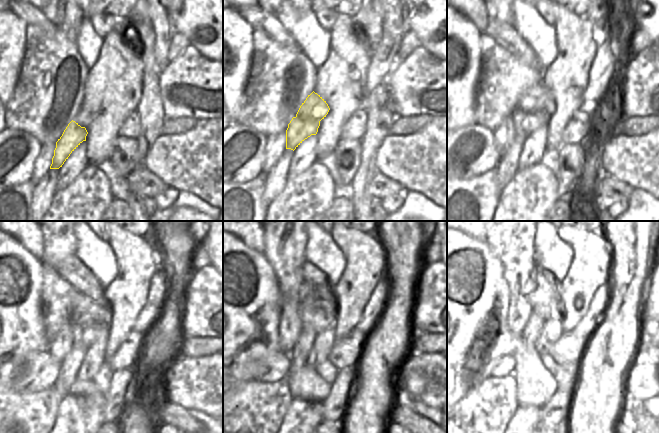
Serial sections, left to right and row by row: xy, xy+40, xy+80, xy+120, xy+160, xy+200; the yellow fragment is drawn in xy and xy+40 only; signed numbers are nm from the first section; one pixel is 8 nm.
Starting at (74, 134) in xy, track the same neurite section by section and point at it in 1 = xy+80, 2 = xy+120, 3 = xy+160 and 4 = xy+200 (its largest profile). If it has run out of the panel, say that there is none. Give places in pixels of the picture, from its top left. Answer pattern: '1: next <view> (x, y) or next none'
1: next xy+80 (536, 105)
2: next xy+120 (90, 318)
3: next xy+160 (318, 311)
4: next xy+200 (541, 299)

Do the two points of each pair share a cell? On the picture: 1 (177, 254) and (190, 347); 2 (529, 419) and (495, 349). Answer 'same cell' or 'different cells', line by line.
1: different cells
2: different cells

